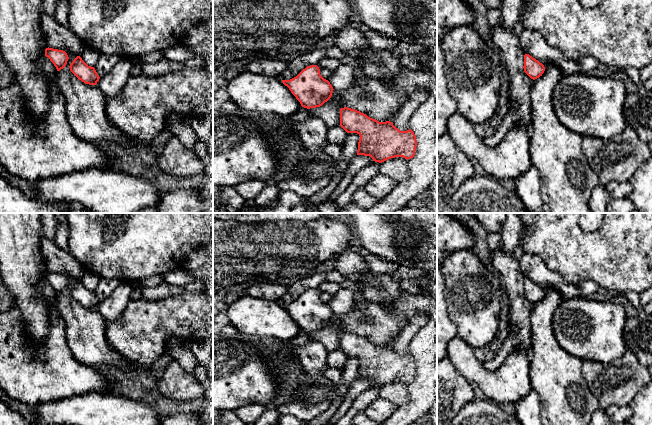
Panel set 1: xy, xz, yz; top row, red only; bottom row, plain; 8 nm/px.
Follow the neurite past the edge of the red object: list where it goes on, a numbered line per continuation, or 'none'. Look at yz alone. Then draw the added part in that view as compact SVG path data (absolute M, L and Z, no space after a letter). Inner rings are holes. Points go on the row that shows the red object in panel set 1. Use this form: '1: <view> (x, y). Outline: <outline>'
none

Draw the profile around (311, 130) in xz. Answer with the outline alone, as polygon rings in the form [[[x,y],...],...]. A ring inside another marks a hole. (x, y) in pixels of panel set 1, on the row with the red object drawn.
[[[300,107],[290,119],[298,139],[304,145],[308,159],[322,161],[328,166],[331,158],[323,150],[323,147],[329,143],[327,139],[328,128],[324,121],[310,115],[307,108],[304,107]]]

